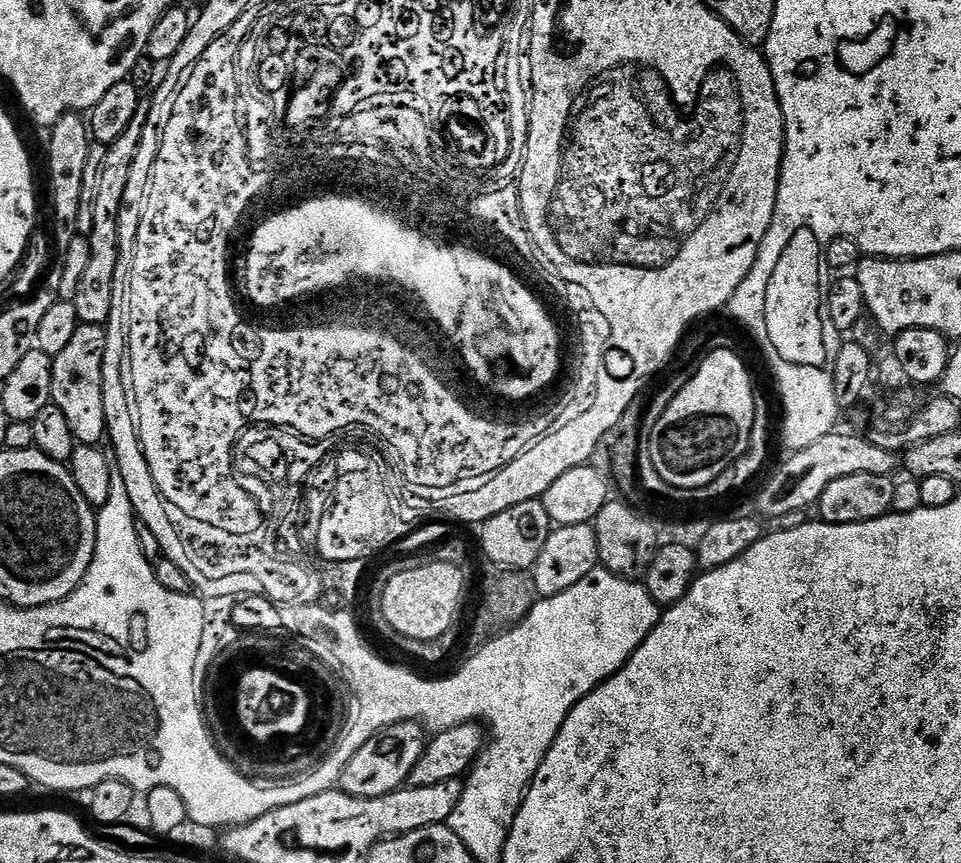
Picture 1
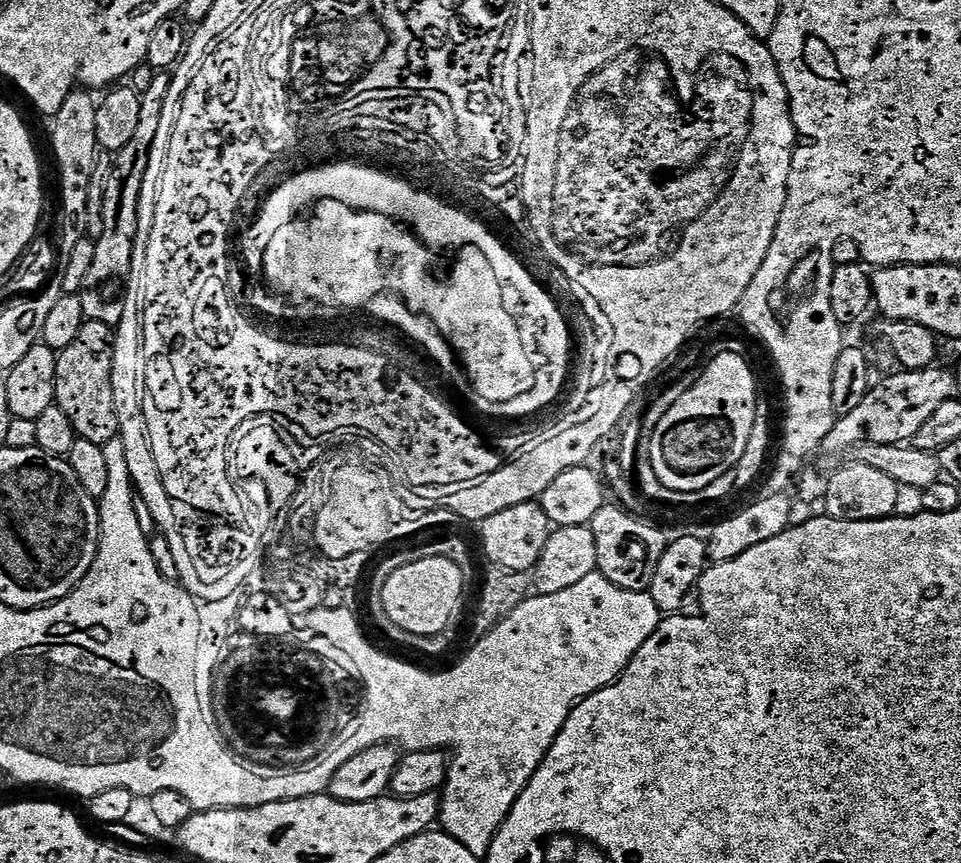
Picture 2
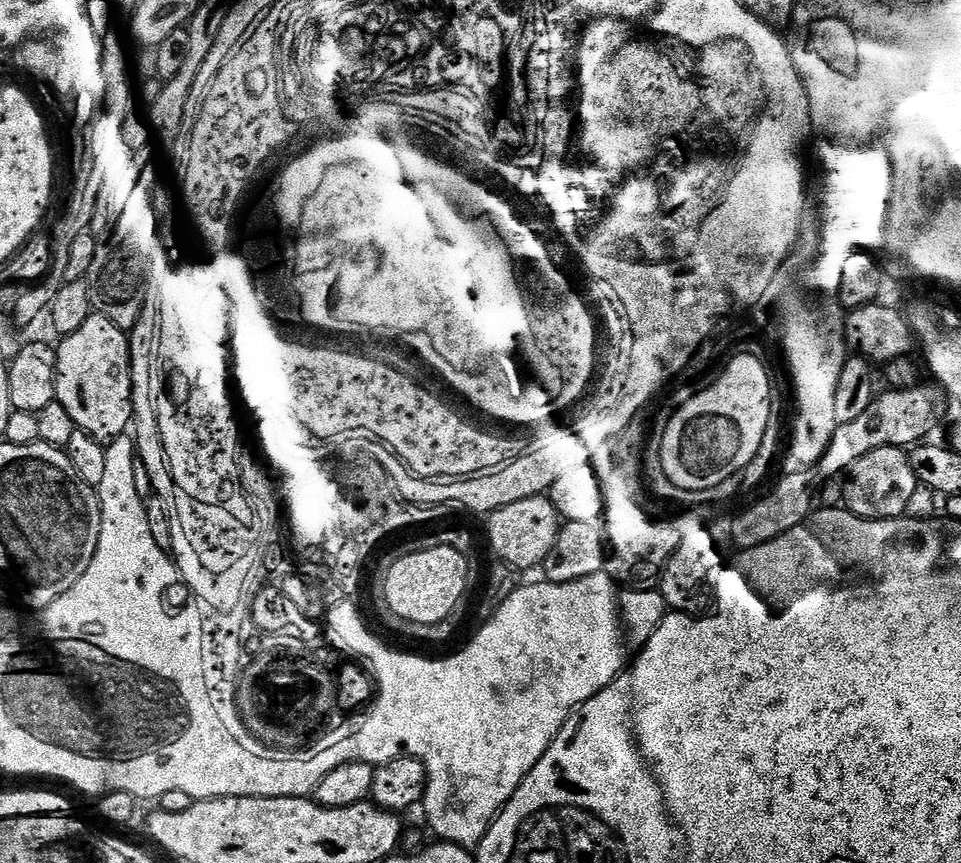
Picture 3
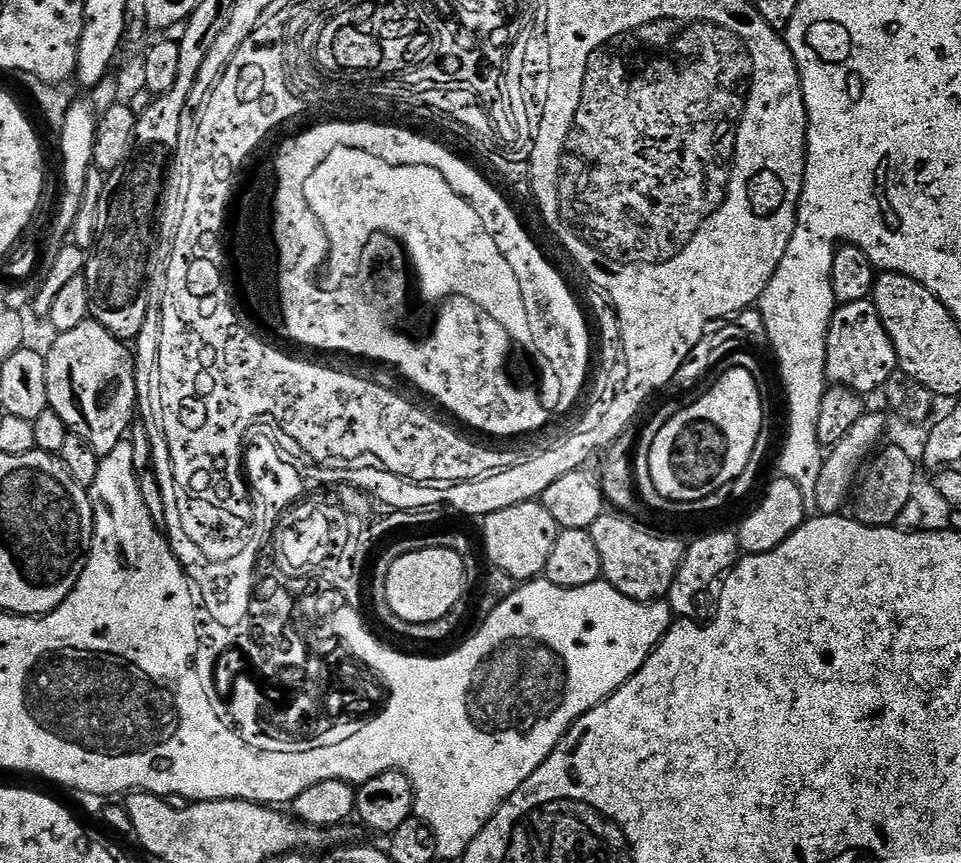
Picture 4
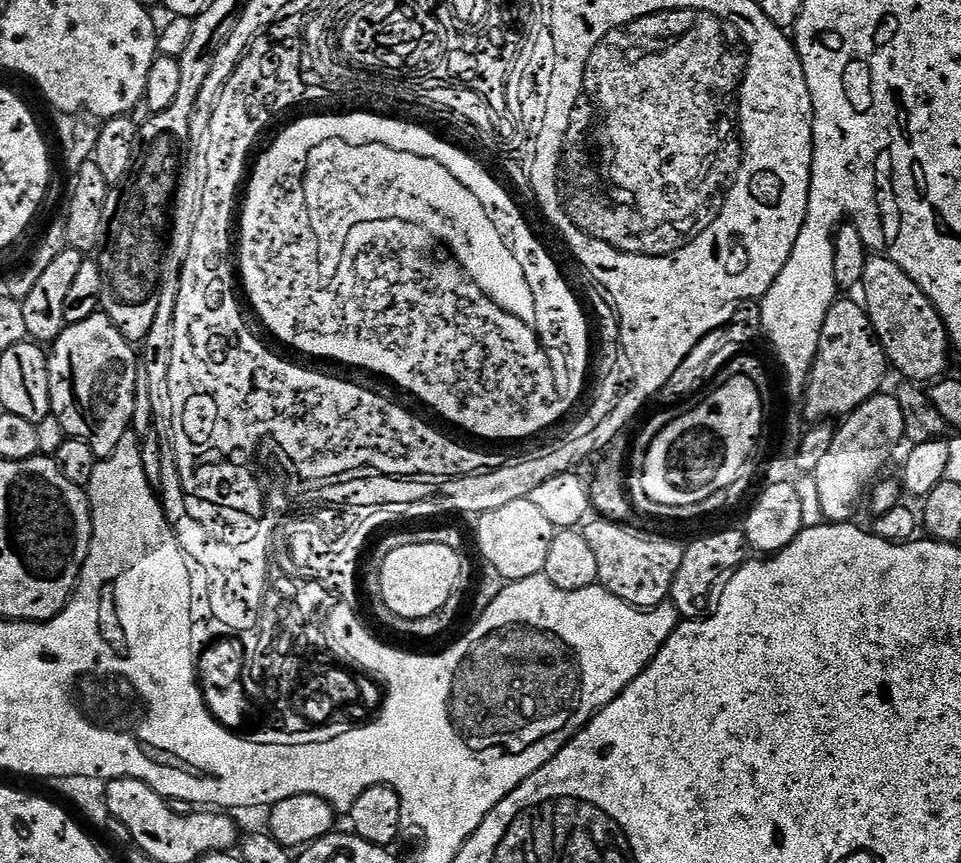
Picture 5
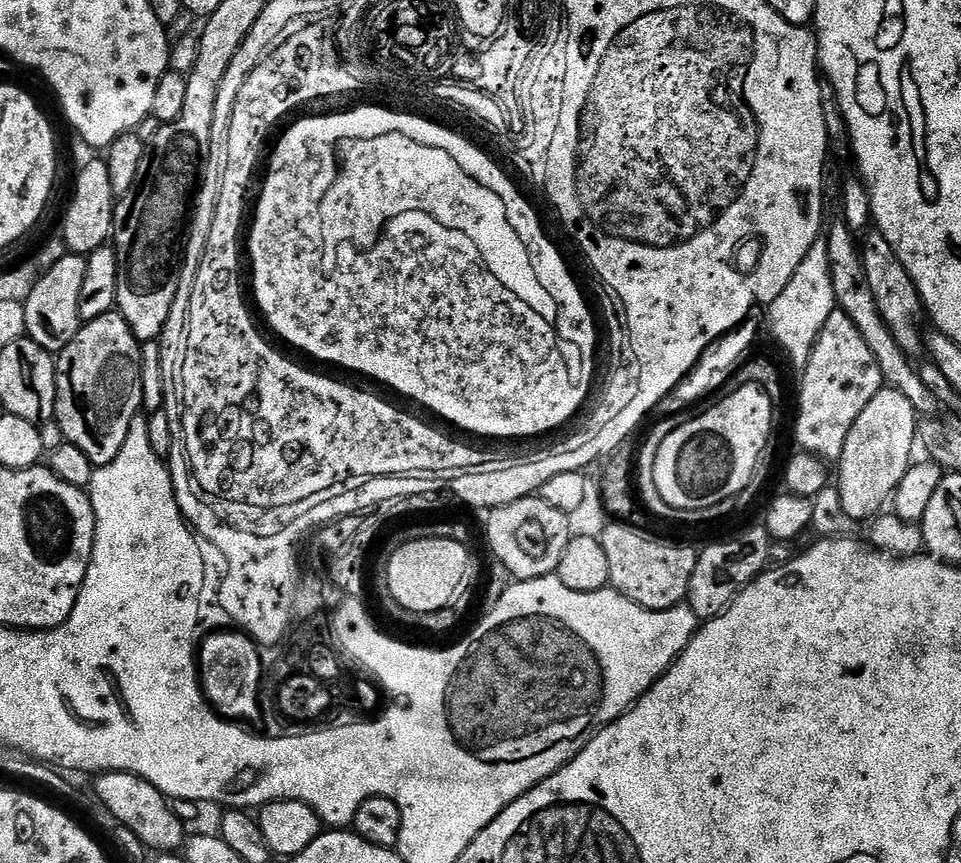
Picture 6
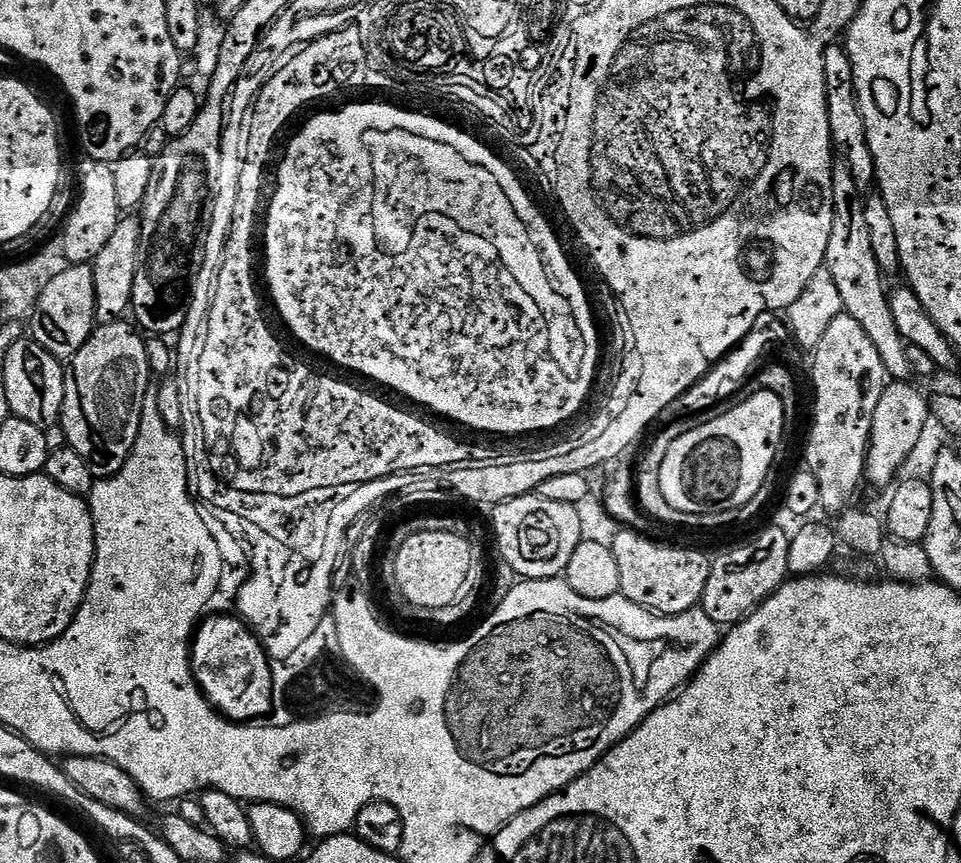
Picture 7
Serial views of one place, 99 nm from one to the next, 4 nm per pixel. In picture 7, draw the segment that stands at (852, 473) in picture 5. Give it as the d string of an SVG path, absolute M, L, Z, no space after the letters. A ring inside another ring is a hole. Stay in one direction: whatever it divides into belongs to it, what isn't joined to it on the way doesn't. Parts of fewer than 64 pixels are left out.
M909 381L887 383L869 419L864 474L867 481L876 486L889 487L895 481L896 472L901 471L930 415L927 397L924 398L911 384Z

